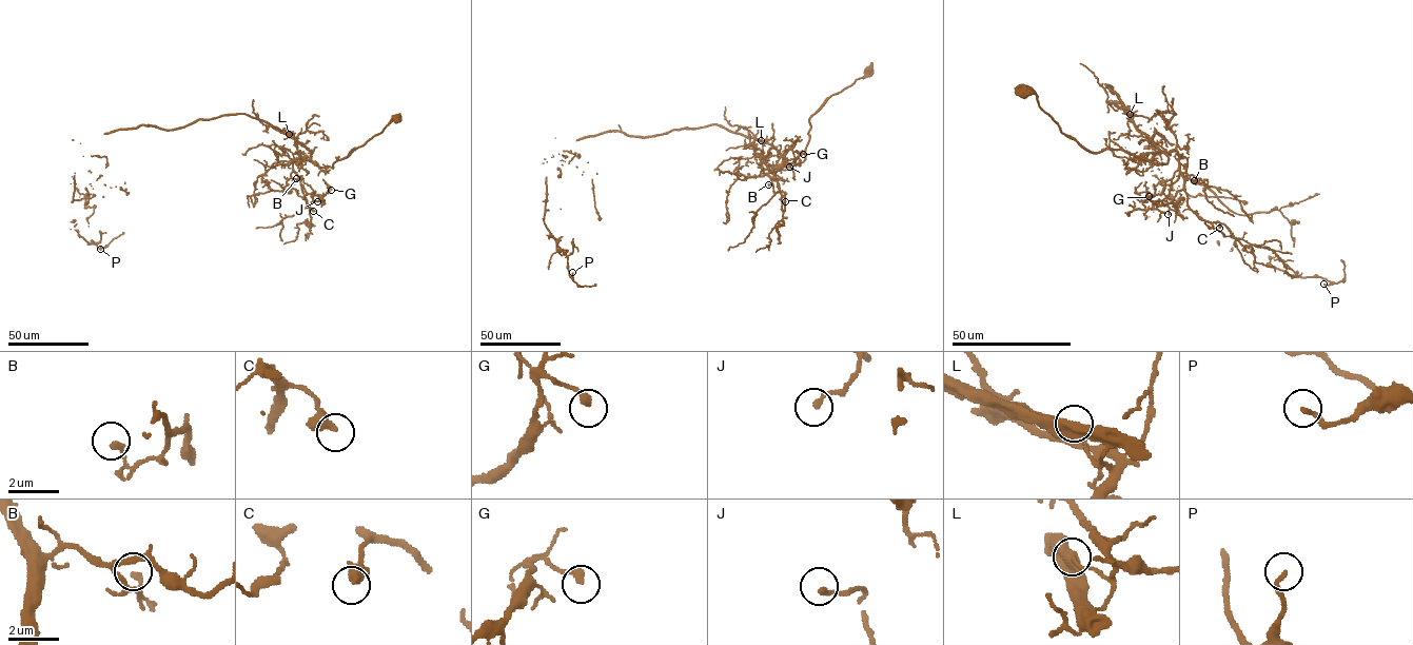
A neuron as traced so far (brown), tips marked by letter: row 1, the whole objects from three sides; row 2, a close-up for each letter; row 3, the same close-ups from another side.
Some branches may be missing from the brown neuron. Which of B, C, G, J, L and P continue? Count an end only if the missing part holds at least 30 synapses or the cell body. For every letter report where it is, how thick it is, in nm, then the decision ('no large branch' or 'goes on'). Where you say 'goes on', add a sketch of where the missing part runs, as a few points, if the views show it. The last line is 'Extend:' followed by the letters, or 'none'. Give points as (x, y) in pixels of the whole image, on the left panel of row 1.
B: (296, 178) | 240 nm | no large branch
C: (313, 211) | 480 nm | no large branch
G: (331, 190) | 280 nm | no large branch
J: (317, 201) | 200 nm | no large branch
L: (289, 134) | 100 nm | no large branch
P: (100, 249) | 200 nm | no large branch
Extend: none

